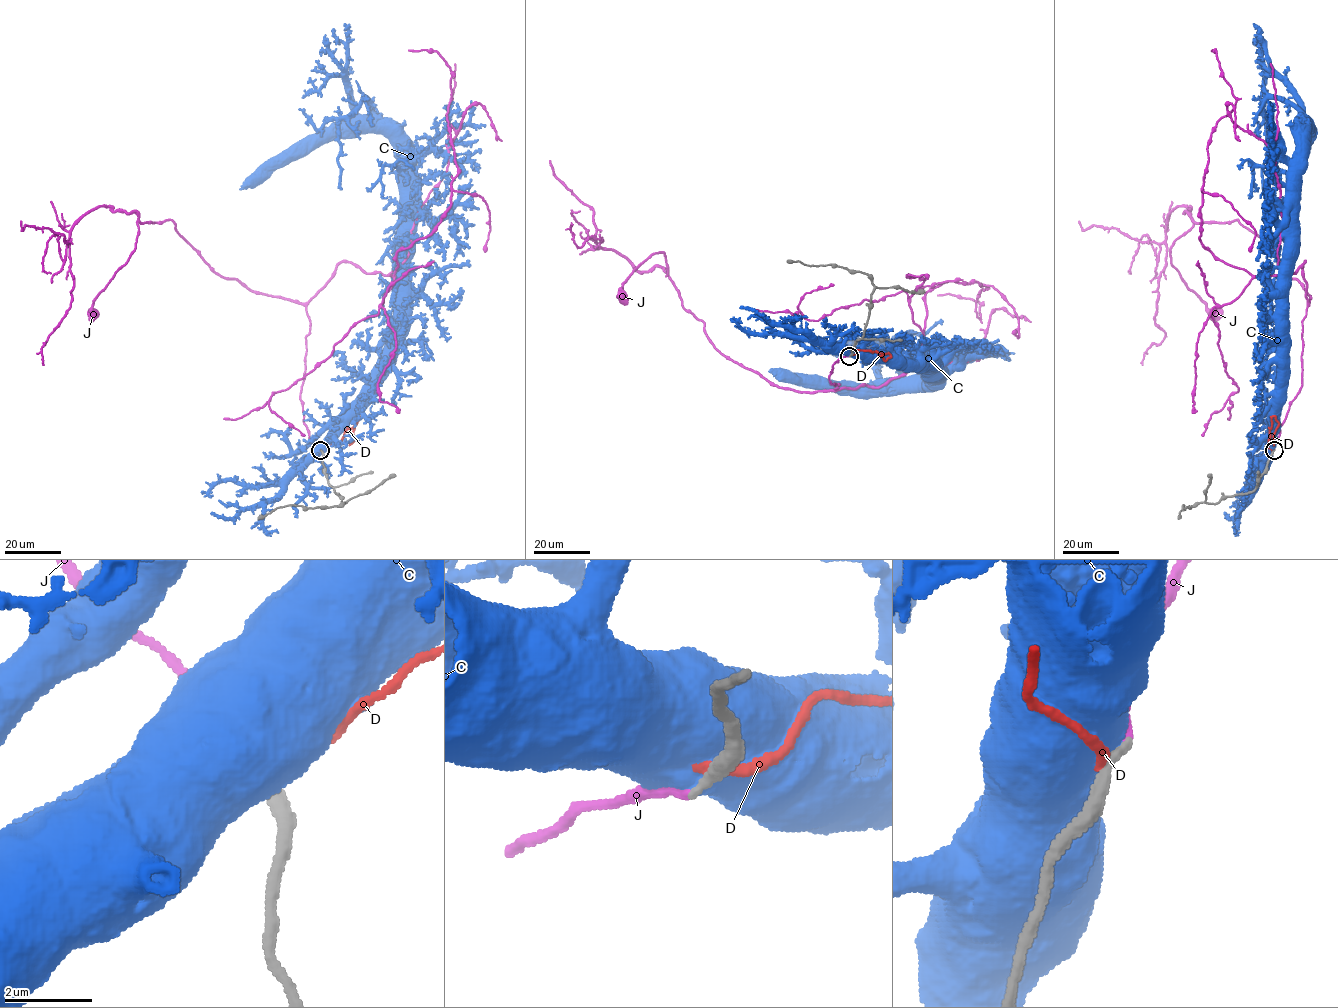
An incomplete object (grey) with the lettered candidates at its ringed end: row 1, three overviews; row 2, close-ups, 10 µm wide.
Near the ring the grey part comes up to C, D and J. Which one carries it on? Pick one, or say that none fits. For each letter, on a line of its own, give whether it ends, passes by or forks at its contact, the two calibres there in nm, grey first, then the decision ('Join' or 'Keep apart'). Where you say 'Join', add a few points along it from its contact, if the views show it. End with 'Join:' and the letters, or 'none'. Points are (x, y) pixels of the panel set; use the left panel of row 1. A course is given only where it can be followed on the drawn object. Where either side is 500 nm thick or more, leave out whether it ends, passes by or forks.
C: Thickness 300 nm (grey) against 750 nm. Keep apart
D: It ends there. Thickness 360 nm (grey) against 260 nm. Keep apart
J: It ends there. Thickness 200 nm (grey) against 200 nm. Join. Its course: (320, 450), (300, 399), (306, 306), (217, 274), (171, 220), (138, 222), (135, 251), (96, 297), (95, 314)
Join: J

